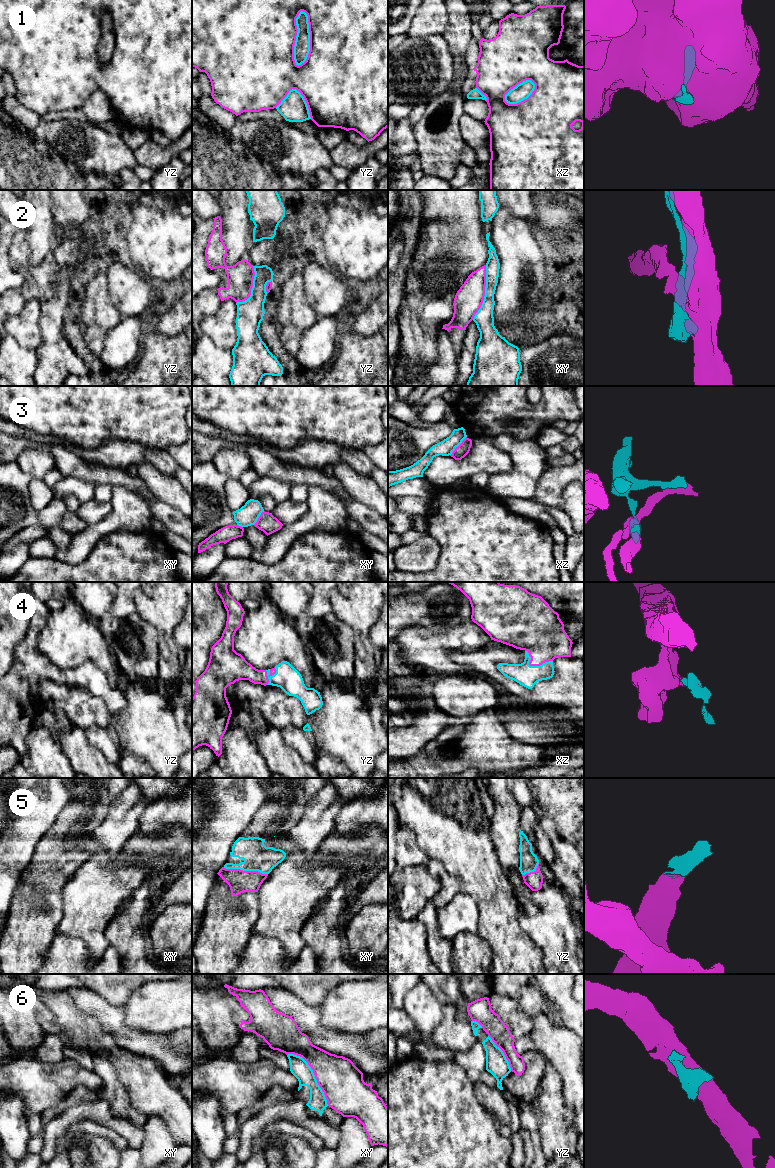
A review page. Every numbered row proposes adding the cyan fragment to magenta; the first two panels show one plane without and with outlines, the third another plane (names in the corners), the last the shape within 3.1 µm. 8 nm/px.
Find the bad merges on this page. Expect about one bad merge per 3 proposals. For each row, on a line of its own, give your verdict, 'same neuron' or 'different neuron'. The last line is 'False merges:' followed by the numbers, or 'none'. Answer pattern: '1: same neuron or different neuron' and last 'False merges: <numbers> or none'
1: different neuron
2: different neuron
3: different neuron
4: same neuron
5: same neuron
6: different neuron
False merges: 1, 2, 3, 6

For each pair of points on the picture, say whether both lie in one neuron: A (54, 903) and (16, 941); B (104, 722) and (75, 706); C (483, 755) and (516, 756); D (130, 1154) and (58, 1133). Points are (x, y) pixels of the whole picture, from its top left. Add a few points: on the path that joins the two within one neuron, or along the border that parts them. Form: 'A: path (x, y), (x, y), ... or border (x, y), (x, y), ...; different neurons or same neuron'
A: path (49, 914), (42, 916), (27, 931); same neuron
B: path (97, 715), (92, 710), (84, 710), (82, 708); same neuron
C: path (491, 755), (508, 756); same neuron
D: border (129, 1146), (139, 1149); different neurons

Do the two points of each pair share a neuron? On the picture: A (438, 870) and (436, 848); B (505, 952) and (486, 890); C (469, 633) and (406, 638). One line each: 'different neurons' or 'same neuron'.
A: different neurons
B: same neuron
C: same neuron

